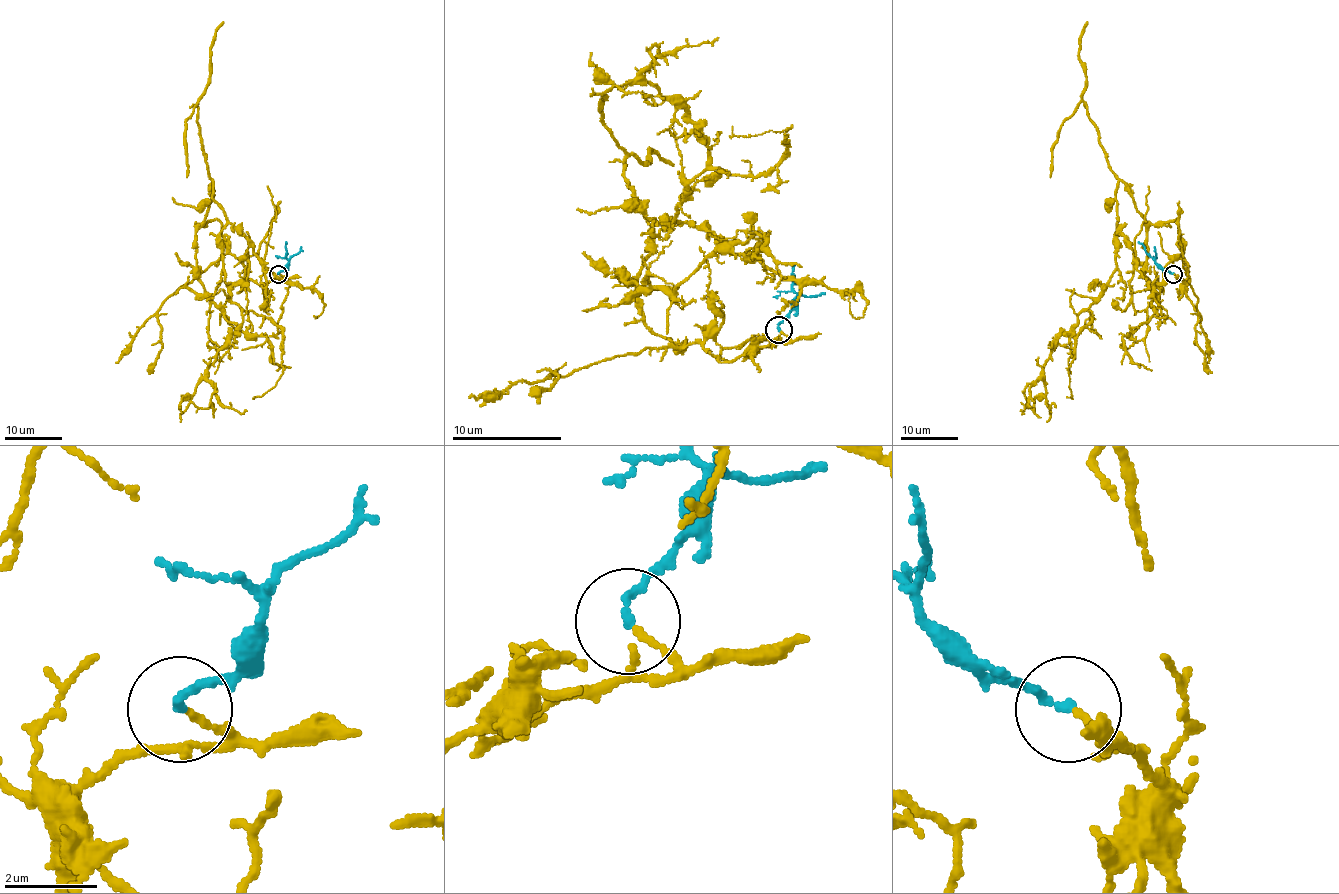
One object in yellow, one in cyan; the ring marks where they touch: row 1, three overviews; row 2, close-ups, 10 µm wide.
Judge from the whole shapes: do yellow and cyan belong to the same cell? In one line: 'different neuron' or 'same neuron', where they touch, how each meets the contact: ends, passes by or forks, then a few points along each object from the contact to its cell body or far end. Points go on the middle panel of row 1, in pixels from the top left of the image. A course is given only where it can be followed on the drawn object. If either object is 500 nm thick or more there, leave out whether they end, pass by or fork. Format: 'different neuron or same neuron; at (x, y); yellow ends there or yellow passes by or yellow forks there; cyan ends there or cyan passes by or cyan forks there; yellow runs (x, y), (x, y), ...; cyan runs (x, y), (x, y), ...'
same neuron; at (778, 329); yellow ends there; cyan ends there; yellow runs (780, 330), (723, 360), (644, 322), (652, 221), (679, 224), (666, 221), (709, 147), (641, 73), (715, 38); cyan runs (778, 330), (797, 297), (791, 262)

